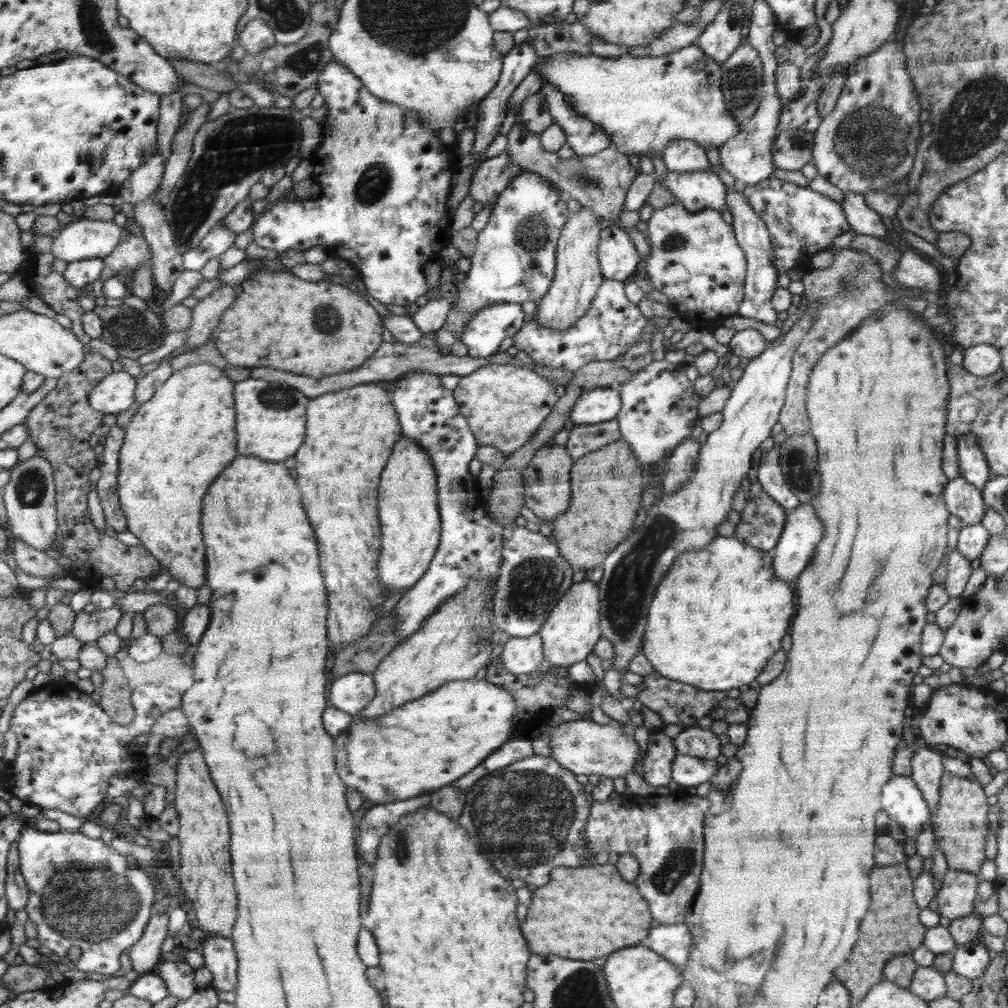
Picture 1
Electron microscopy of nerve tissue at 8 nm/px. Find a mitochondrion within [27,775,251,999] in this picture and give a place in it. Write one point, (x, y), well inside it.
(91, 902)

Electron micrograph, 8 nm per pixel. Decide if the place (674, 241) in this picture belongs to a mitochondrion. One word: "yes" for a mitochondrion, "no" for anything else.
yes

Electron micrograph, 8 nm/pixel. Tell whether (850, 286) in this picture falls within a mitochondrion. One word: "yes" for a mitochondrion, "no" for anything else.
yes

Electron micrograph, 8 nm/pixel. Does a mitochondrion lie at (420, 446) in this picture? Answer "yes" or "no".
no

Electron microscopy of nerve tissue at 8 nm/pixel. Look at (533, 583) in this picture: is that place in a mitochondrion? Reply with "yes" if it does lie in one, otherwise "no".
yes

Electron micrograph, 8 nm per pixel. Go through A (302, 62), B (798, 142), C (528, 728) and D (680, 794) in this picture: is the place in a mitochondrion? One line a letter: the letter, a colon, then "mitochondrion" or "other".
A: mitochondrion
B: mitochondrion
C: other
D: other

